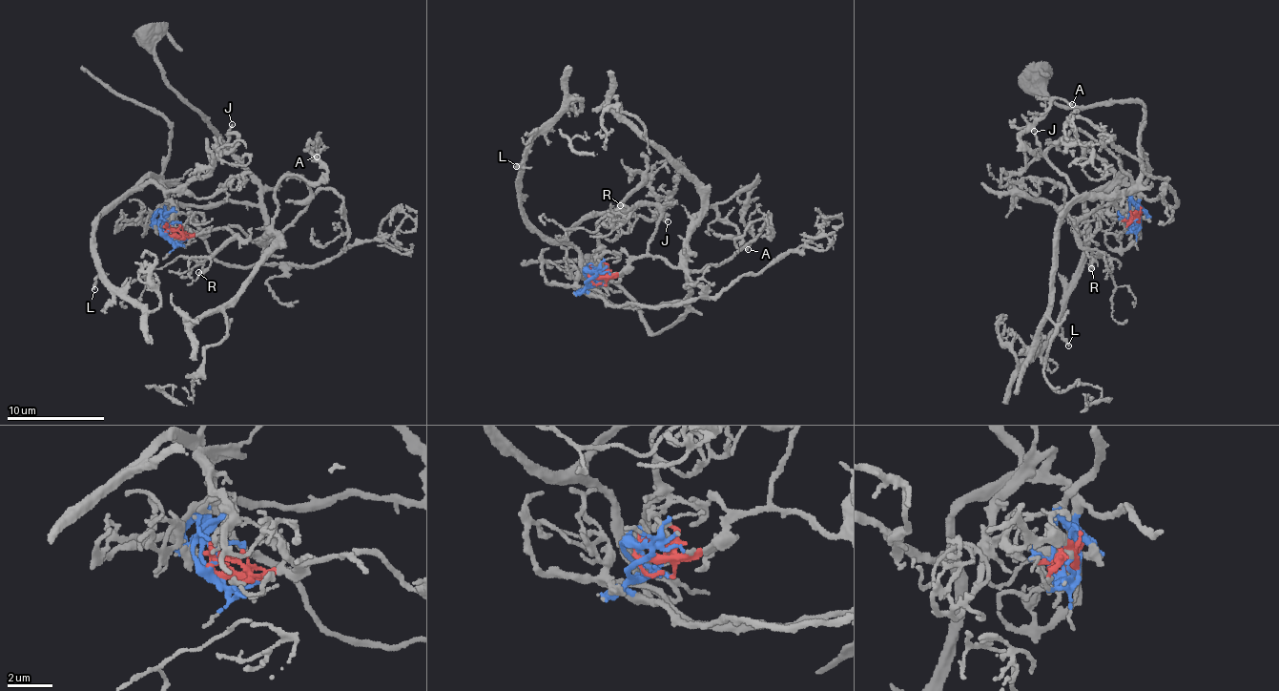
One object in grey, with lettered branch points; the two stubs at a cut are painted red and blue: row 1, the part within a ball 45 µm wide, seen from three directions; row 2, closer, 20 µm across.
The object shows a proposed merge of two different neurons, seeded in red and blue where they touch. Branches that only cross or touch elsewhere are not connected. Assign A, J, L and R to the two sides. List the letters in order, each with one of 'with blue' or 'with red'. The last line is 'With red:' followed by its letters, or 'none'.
A: with red
J: with blue
L: with blue
R: with red
With red: A, R

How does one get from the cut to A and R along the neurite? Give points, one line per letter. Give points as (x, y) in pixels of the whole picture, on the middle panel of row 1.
A: (590, 277), (619, 275), (643, 255), (672, 203), (704, 214), (753, 185), (747, 250)
R: (590, 277), (619, 275), (643, 255), (661, 214), (645, 203), (629, 208), (619, 204)

